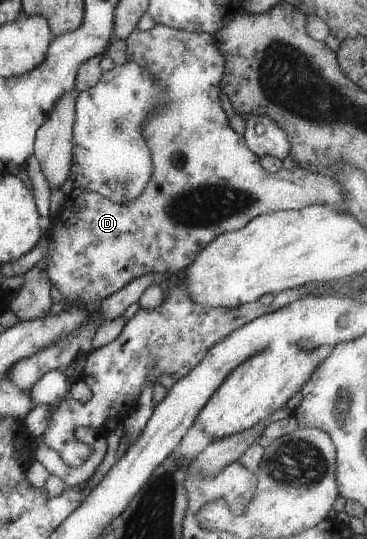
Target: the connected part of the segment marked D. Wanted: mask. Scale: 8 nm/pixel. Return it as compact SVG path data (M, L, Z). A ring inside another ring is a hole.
M155 24L145 31L136 27L124 41L127 60L147 67L157 81L167 87L171 103L165 109L157 109L155 115L143 125L143 137L147 139L147 147L151 151L153 173L140 196L127 203L114 203L73 187L64 197L59 212L52 218L45 257L46 273L53 289L57 289L57 296L65 297L65 305L97 305L137 277L149 273L173 275L185 270L215 237L243 228L247 221L265 213L297 210L315 203L333 205L335 209L348 213L345 194L335 177L315 174L297 166L266 173L260 167L259 158L246 146L245 139L229 127L219 105L219 77L226 69L226 59L218 48L216 35Z

